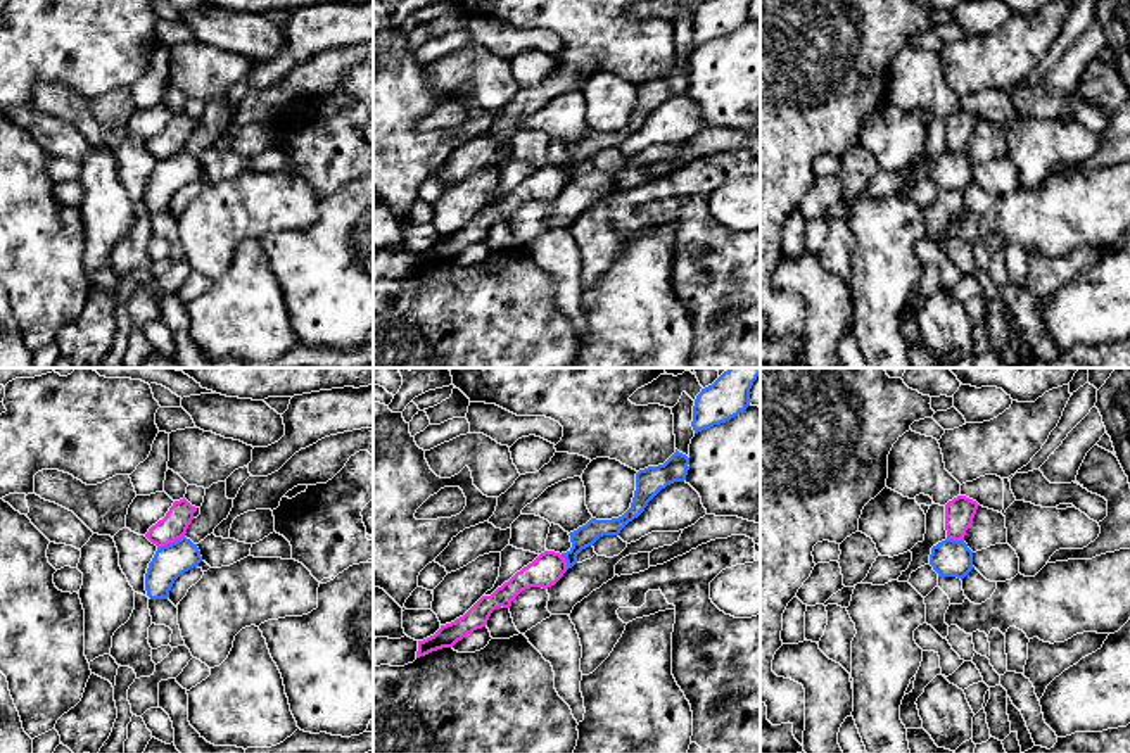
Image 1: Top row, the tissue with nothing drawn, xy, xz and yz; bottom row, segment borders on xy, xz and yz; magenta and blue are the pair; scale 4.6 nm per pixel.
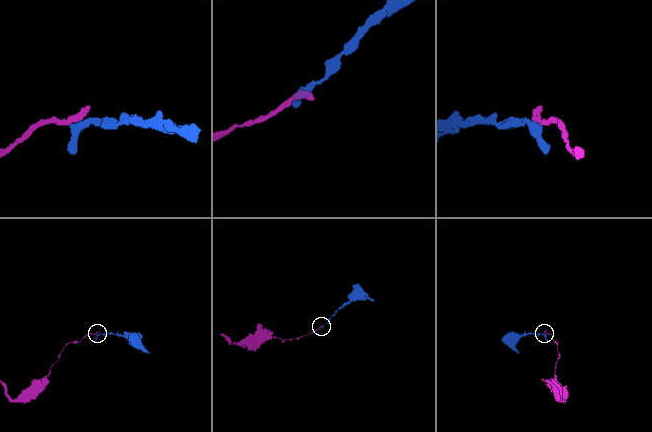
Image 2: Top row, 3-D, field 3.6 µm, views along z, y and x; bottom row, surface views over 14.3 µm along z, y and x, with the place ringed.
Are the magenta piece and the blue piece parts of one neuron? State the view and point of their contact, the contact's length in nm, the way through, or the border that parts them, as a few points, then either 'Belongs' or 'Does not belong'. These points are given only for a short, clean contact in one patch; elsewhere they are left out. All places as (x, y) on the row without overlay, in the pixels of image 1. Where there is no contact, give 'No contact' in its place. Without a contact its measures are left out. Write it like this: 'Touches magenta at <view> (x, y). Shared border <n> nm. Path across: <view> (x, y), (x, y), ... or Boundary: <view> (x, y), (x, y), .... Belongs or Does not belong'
Touches magenta at xy (170, 156). Shared border 140 nm. Boundary: xy (184, 149), (158, 161). Does not belong

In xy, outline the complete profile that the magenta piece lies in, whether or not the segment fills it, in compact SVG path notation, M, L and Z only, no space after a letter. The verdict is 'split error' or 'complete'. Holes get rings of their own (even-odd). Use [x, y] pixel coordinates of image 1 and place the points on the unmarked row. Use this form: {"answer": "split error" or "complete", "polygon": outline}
{"answer": "complete", "polygon": "M185 111L175 114L162 133L149 142L145 150L157 161L168 159L185 150L188 138L197 124Z"}

